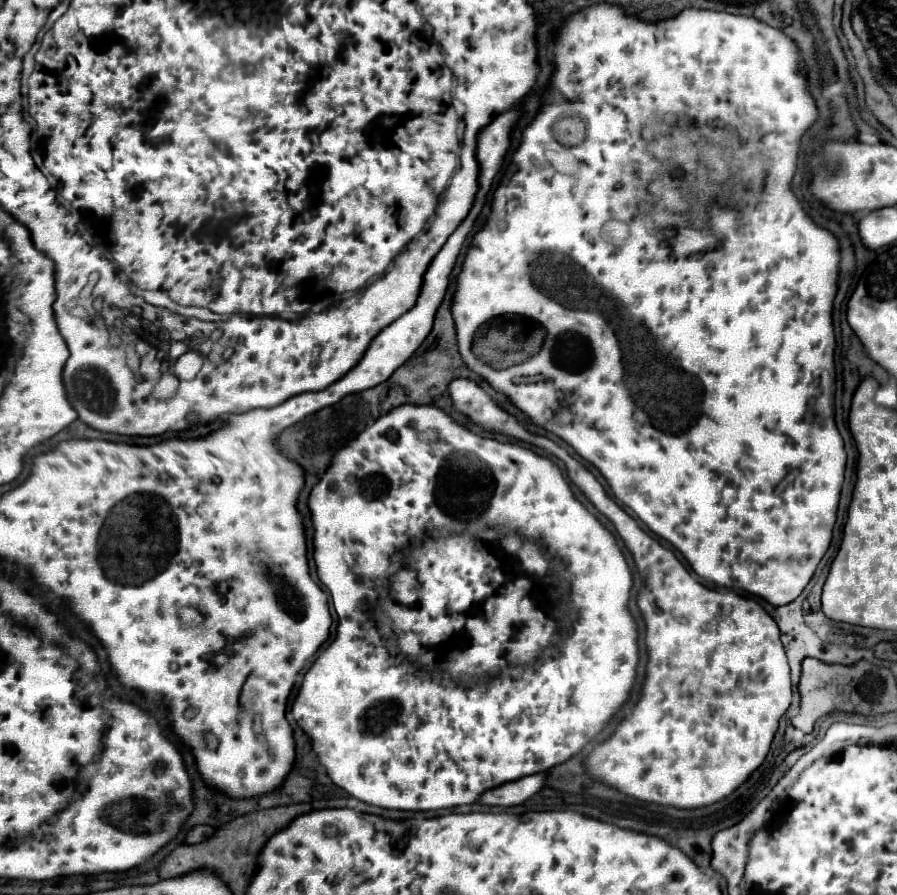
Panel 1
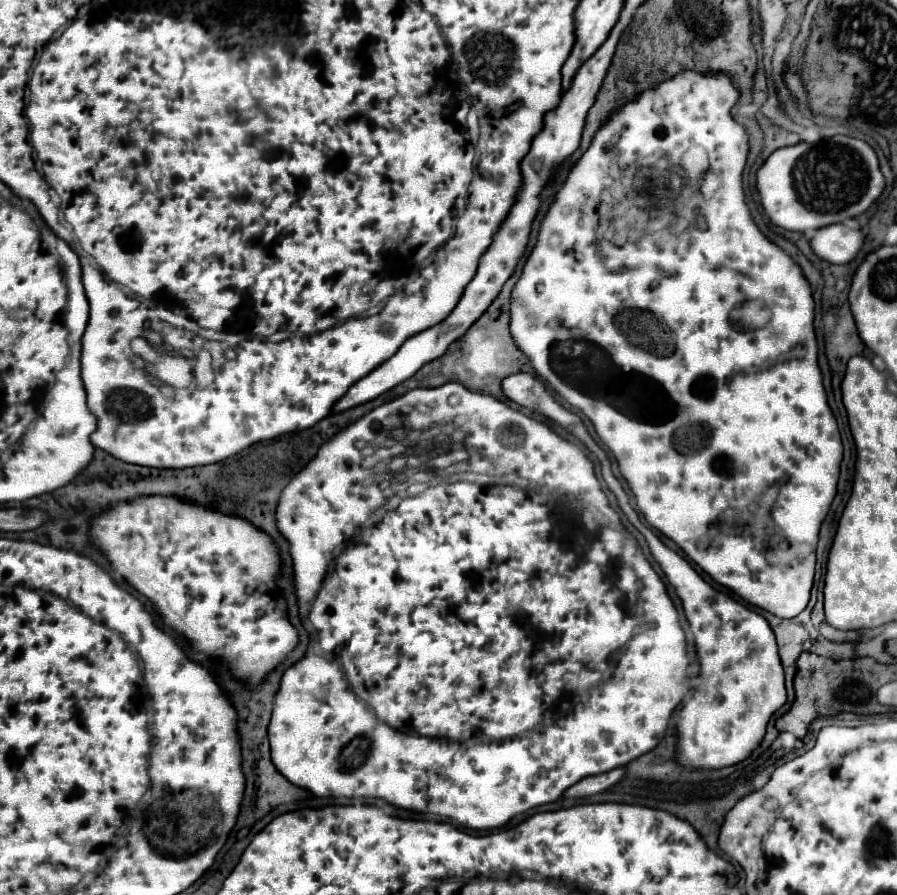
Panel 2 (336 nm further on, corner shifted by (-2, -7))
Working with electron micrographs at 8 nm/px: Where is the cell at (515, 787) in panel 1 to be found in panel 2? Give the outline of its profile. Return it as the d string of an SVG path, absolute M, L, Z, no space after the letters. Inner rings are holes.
M614 768L610 772L604 774L596 774L596 776L586 776L580 782L576 782L574 786L570 786L564 792L564 798L584 798L584 796L592 796L598 794L606 788L610 788L612 784L616 784L620 778L624 776L624 768Z

